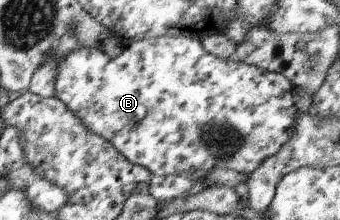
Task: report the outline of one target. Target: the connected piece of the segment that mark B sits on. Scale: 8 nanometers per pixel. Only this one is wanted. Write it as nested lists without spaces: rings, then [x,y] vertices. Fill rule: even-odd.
[[[180,34],[178,36],[161,36],[158,38],[152,39],[140,39],[139,41],[131,41],[131,43],[127,47],[122,48],[122,52],[118,54],[118,56],[111,58],[106,55],[102,49],[96,48],[94,45],[86,46],[80,45],[77,46],[74,50],[71,50],[62,60],[57,62],[55,68],[55,77],[54,77],[54,90],[53,96],[56,97],[64,106],[72,111],[74,116],[77,116],[81,123],[88,129],[101,136],[104,140],[110,142],[110,144],[119,152],[120,155],[124,156],[126,160],[129,160],[132,164],[140,165],[144,167],[147,171],[150,171],[152,175],[175,175],[182,174],[188,171],[196,171],[199,169],[200,171],[208,172],[213,168],[222,168],[227,171],[234,171],[239,173],[240,175],[246,175],[248,178],[249,174],[264,160],[268,159],[269,156],[272,156],[275,152],[278,152],[278,149],[294,134],[294,128],[296,128],[296,107],[294,107],[294,102],[296,98],[293,94],[293,84],[289,81],[287,77],[282,76],[280,73],[275,73],[272,71],[267,71],[266,69],[257,67],[256,65],[248,64],[239,60],[234,60],[232,56],[227,59],[219,59],[217,56],[208,54],[201,45],[200,39],[196,36],[190,36],[190,34]]]

